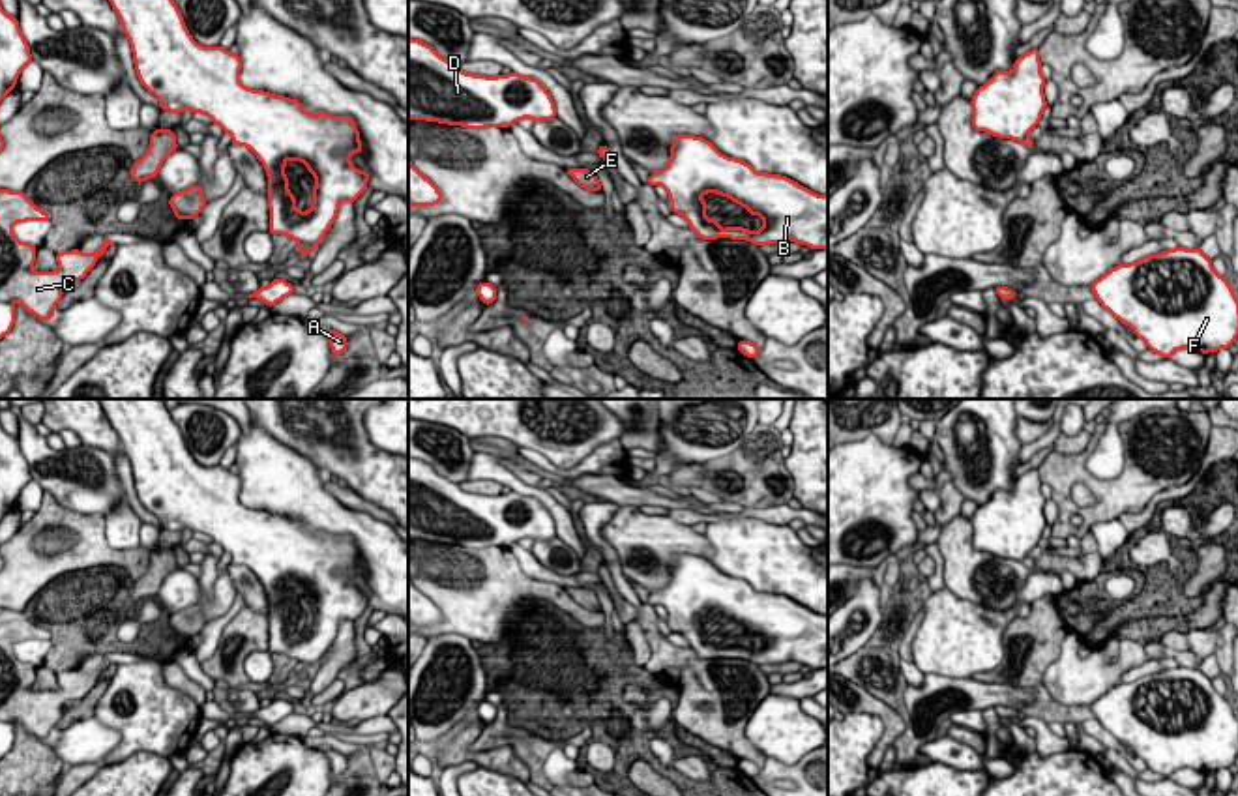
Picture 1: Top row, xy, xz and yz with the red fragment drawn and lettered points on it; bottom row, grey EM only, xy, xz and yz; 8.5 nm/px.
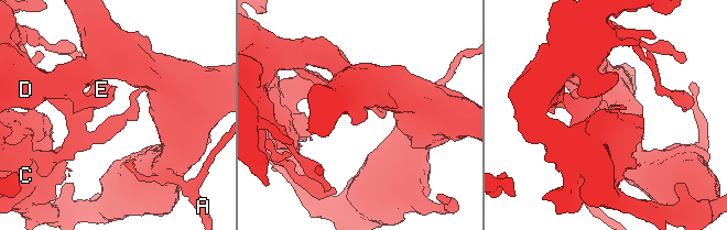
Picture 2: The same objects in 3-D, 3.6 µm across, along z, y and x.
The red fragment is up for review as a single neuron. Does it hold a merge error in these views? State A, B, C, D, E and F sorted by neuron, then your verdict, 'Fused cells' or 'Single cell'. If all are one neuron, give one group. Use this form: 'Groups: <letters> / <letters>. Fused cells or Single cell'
Groups: A B D F / C E. Fused cells

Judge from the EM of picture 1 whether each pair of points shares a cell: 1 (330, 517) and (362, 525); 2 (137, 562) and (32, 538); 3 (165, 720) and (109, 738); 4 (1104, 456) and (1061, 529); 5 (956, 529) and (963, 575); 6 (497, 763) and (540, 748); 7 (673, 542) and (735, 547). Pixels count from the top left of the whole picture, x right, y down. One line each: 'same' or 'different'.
1: same
2: same
3: different
4: different
5: same
6: different
7: different

